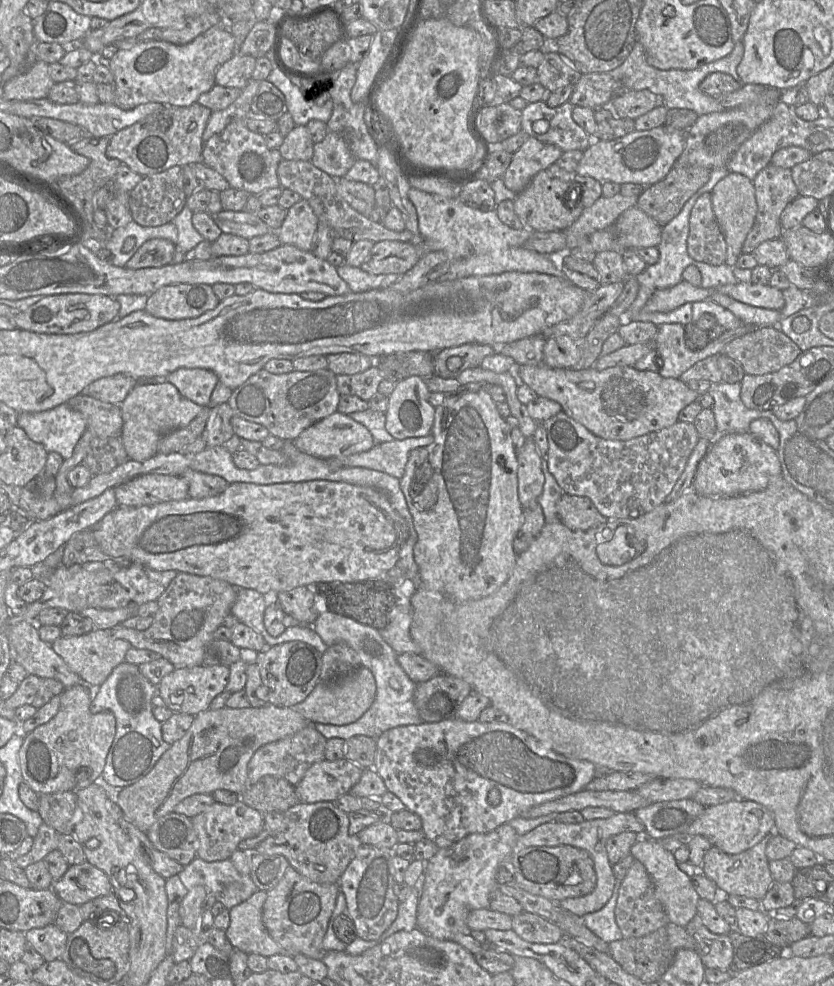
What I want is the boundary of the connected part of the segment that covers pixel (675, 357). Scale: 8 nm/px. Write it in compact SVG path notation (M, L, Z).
M663 324L654 339L654 347L660 357L659 374L665 378L680 378L697 362L720 354L732 340L757 328L753 325L742 325L736 329L725 330L719 338L709 341L703 349L692 351L685 344L685 330L682 324Z

